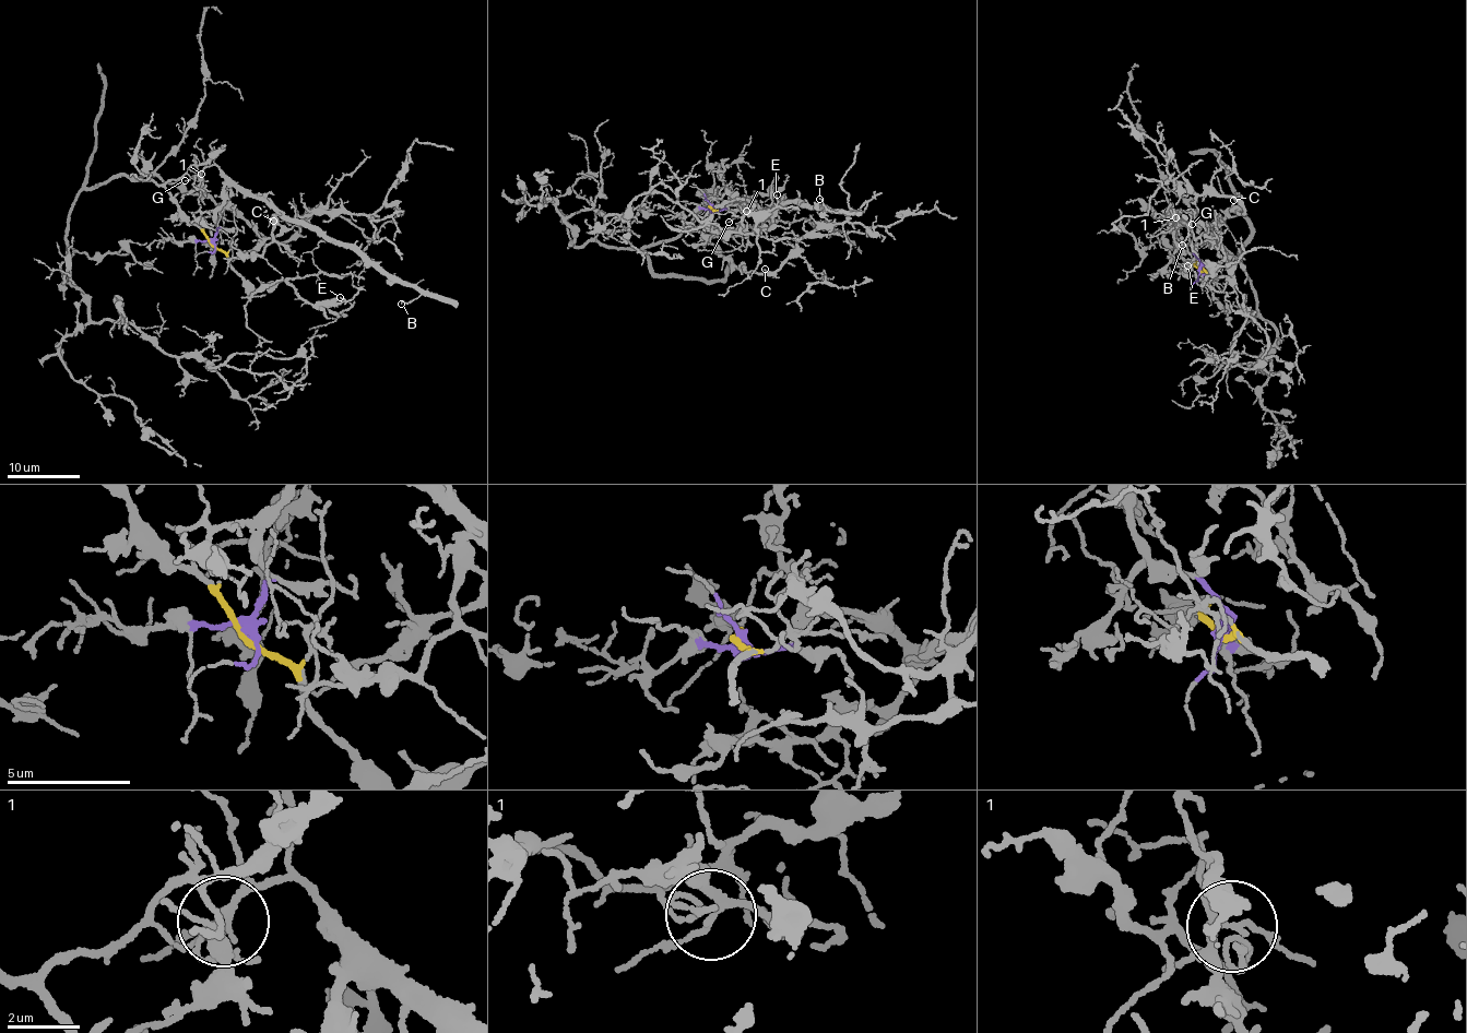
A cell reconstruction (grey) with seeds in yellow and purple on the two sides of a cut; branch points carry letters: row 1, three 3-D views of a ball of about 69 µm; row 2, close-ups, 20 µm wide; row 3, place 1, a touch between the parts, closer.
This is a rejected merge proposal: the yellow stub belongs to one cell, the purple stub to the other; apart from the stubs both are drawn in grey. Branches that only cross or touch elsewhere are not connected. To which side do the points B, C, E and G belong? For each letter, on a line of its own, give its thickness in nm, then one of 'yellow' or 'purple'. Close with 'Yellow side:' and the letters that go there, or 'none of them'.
B: calibre 100 nm; purple
C: calibre 120 nm; yellow
E: calibre 120 nm; yellow
G: calibre 110 nm; purple
Yellow side: C, E

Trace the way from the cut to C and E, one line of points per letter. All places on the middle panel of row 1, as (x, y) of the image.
C: (710, 206), (710, 198), (688, 228), (748, 272), (773, 275), (764, 269)
E: (710, 206), (709, 226), (734, 233), (744, 214), (772, 211), (777, 194)

